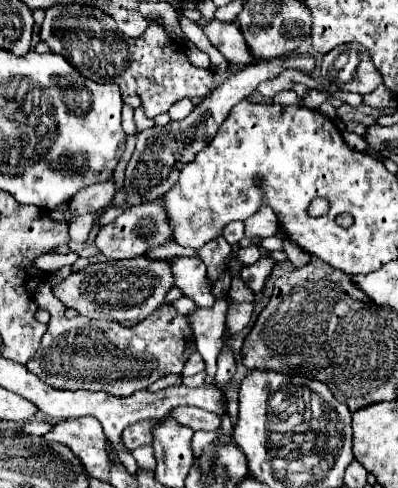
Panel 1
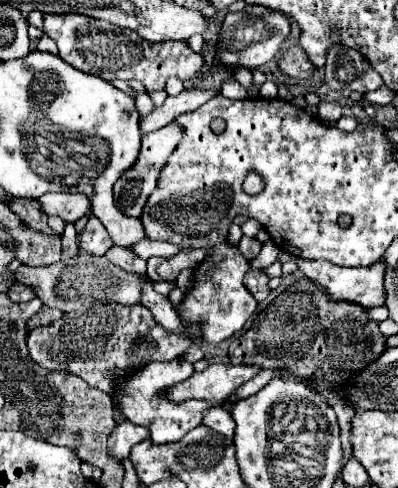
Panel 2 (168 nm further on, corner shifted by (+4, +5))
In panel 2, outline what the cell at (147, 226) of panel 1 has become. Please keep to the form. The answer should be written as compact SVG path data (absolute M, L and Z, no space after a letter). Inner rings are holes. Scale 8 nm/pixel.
M90 216L82 236L80 236L80 248L94 254L94 256L104 256L110 248L114 246L112 238L108 236L108 230L96 216Z

